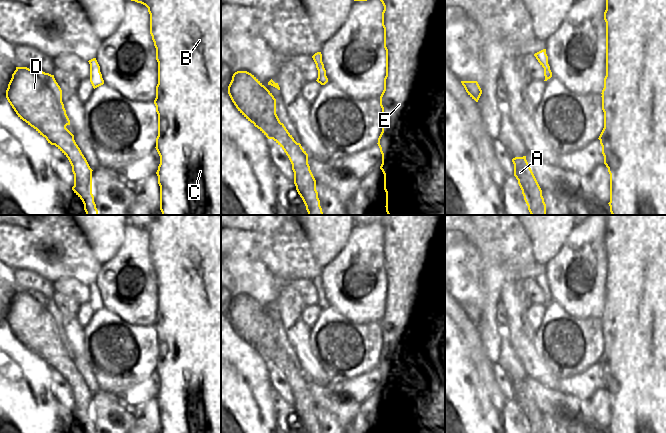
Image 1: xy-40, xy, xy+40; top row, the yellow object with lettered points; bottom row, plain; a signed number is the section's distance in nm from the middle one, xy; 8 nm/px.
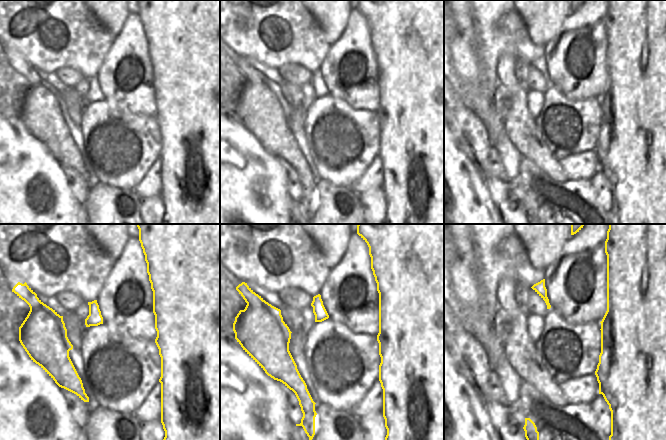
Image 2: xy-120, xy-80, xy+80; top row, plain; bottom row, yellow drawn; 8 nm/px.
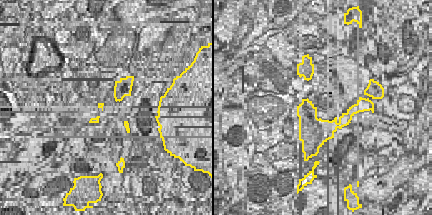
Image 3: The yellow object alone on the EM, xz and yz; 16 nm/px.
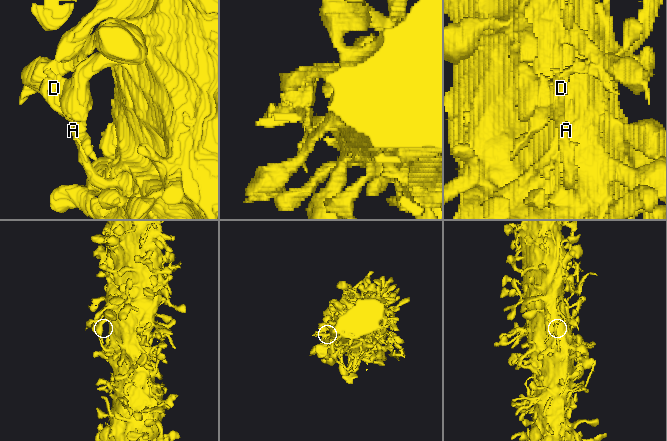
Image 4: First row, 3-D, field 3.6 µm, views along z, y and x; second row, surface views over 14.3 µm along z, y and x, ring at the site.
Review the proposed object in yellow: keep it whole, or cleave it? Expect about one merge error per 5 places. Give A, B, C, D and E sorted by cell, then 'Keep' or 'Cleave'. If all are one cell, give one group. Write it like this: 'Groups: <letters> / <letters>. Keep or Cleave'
Groups: A B C D E. Keep

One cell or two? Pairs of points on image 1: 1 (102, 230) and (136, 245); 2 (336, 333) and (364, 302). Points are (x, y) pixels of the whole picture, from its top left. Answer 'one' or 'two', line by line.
1: two
2: two

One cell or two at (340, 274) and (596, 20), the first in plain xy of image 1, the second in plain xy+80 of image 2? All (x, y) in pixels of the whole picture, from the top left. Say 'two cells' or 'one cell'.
one cell

